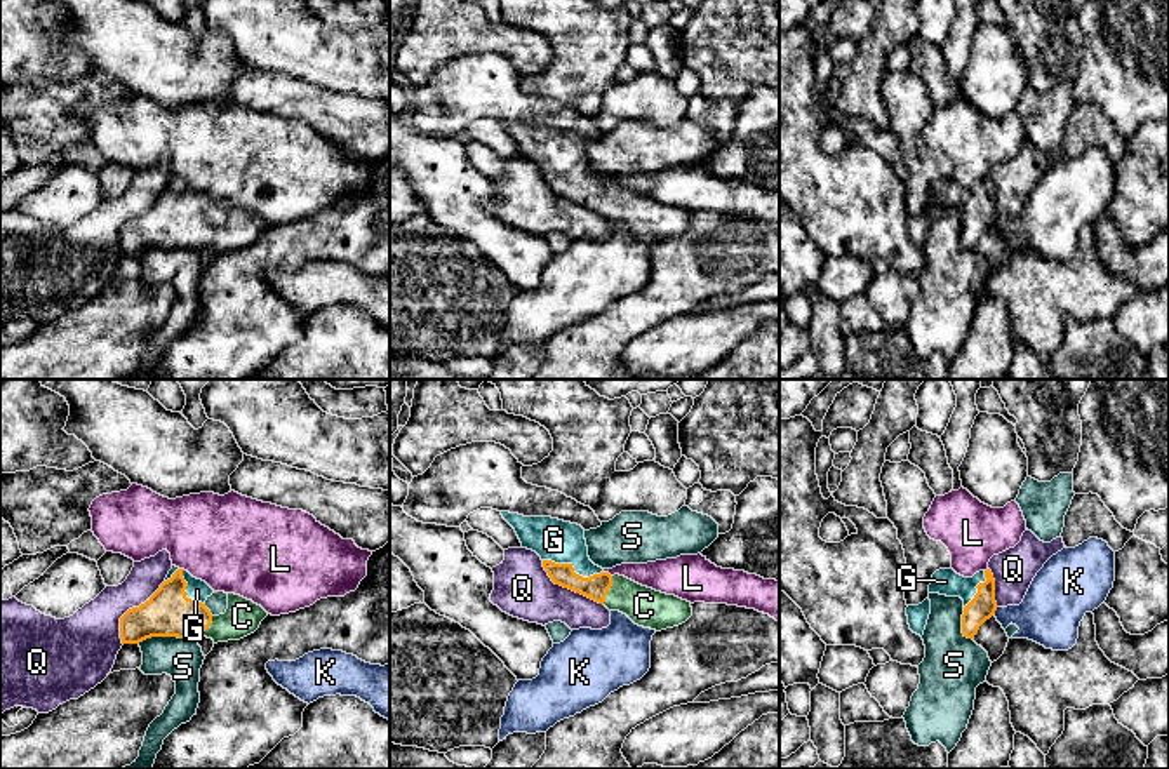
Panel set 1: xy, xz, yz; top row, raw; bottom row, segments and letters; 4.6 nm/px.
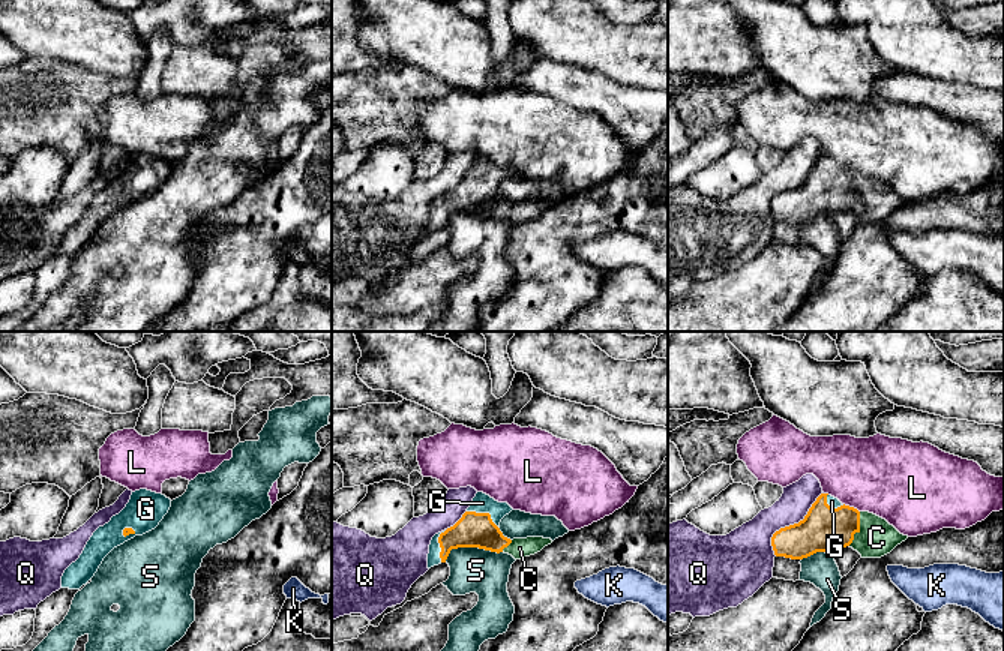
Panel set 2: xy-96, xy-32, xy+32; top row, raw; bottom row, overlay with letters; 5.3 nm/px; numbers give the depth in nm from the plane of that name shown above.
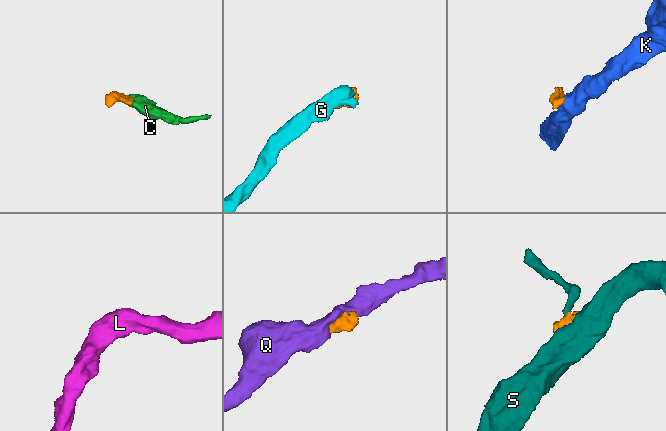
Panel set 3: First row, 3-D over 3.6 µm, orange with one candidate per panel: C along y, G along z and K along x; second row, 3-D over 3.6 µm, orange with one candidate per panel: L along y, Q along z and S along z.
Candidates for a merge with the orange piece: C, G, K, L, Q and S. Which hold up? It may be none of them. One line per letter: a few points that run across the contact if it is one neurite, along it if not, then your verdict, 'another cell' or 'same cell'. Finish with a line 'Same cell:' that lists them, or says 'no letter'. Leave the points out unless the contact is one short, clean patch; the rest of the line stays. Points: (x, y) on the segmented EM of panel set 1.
C: line xz (595, 587), (607, 590), (623, 594), (644, 606); same cell
G: same cell
K: line yz (997, 608), (992, 615); another cell
L: line xz (604, 571), (611, 576); another cell
Q: another cell
S: line xy (195, 637), (146, 637), (138, 642); another cell
Same cell: C, G

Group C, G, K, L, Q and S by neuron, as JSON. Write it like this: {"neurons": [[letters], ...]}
{"neurons": [["C", "G"], ["K"], ["L"], ["Q"], ["S"]]}

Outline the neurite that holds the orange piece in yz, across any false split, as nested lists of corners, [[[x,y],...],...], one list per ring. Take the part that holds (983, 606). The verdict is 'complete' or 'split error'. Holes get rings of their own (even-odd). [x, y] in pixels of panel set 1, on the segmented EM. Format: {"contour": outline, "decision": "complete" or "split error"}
{"contour": [[[939,569],[932,574],[929,593],[960,597],[964,600],[962,633],[974,639],[979,626],[997,611],[995,579],[990,569],[964,578],[953,569]]], "decision": "split error"}

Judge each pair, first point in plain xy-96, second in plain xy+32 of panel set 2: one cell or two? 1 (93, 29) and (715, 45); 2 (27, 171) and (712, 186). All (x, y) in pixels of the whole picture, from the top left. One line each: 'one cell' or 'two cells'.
1: two cells
2: one cell

